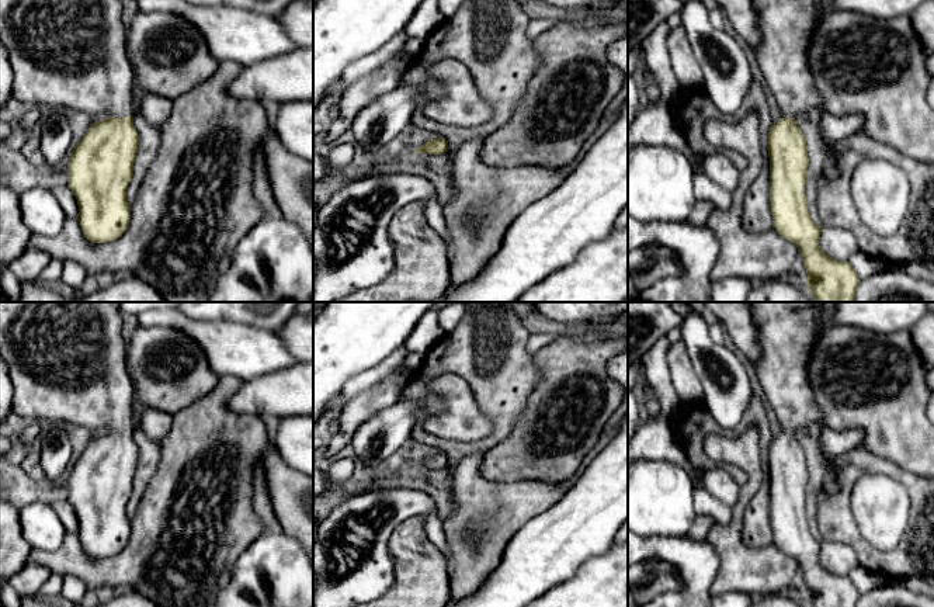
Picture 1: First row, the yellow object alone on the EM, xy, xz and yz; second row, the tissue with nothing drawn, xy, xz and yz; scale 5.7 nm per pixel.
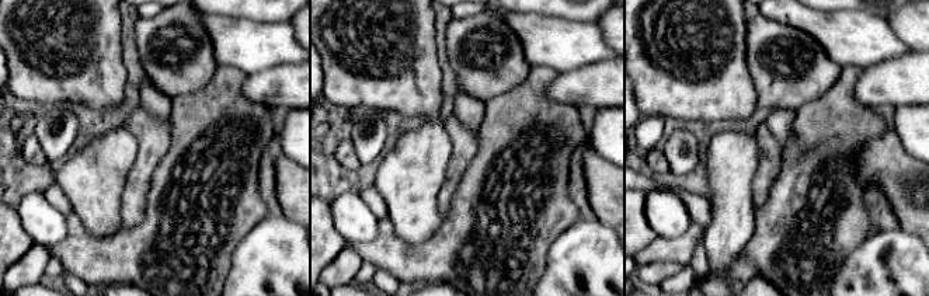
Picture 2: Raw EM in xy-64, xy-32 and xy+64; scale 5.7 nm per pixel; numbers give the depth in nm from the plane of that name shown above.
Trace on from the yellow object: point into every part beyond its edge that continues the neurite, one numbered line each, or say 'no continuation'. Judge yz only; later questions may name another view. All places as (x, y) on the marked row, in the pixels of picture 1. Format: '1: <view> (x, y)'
1: yz (787, 27)

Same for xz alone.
1: xz (327, 184)

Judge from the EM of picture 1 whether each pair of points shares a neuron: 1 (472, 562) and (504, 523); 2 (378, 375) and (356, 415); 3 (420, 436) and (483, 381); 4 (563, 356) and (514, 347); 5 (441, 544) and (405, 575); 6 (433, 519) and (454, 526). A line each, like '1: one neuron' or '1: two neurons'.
1: one neuron
2: two neurons
3: one neuron
4: two neurons
5: two neurons
6: two neurons

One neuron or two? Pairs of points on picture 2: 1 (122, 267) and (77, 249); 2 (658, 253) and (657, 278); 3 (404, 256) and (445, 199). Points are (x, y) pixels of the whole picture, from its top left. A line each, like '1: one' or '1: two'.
1: one
2: two
3: two

